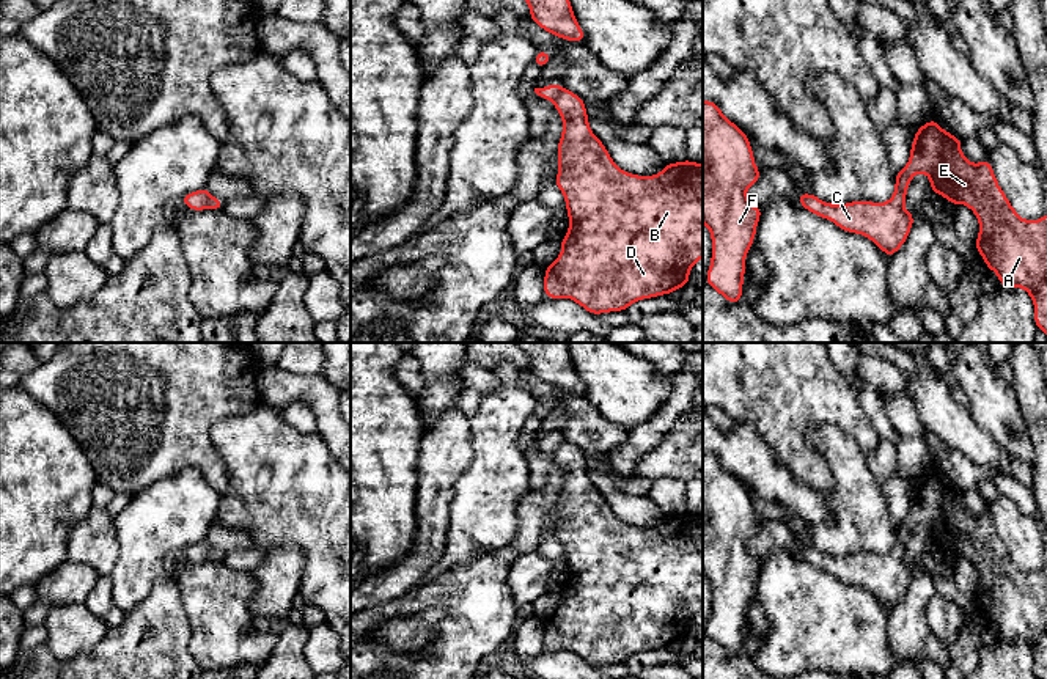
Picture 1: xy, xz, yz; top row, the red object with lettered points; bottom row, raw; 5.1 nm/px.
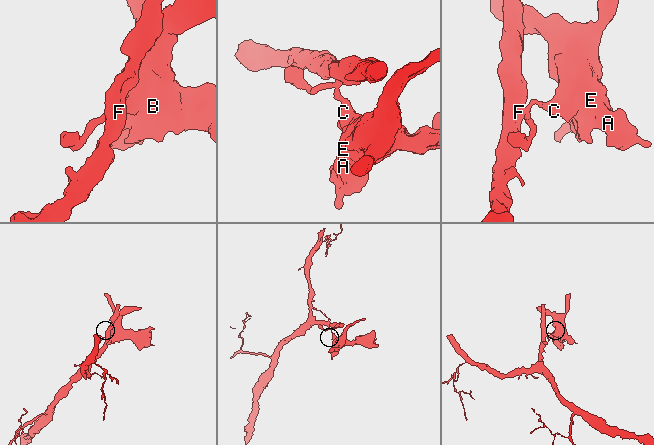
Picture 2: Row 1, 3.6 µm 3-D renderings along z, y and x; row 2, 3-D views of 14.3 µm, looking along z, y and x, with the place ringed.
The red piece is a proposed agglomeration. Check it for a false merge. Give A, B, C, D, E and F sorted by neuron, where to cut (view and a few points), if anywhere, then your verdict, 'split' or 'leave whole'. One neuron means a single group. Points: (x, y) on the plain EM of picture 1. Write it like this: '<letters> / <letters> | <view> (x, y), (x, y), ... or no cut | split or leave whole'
A B C D E / F | xz (563, 440), (552, 453) | split

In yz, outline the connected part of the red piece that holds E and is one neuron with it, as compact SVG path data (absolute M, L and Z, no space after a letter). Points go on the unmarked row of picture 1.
M935 472L924 475L913 489L910 511L898 522L895 545L885 555L855 552L833 556L808 547L803 560L811 566L833 574L846 585L855 585L872 593L887 608L893 608L910 586L915 566L906 563L906 549L912 530L924 525L931 533L931 544L942 547L953 558L965 556L979 575L975 599L987 621L994 622L1003 640L1023 640L1034 657L1036 679L1047 679L1047 564L1039 572L1023 572L1011 558L1006 545L998 538L989 511L972 516L961 505L962 492L939 478Z

